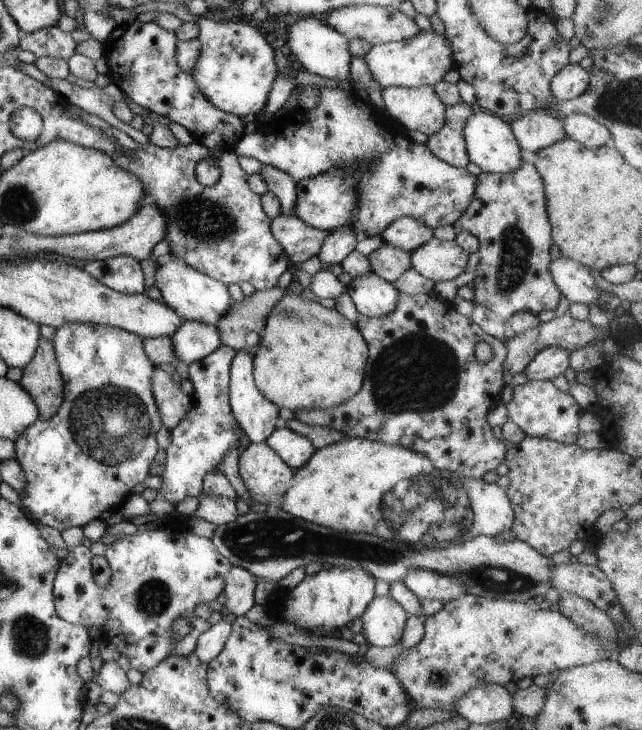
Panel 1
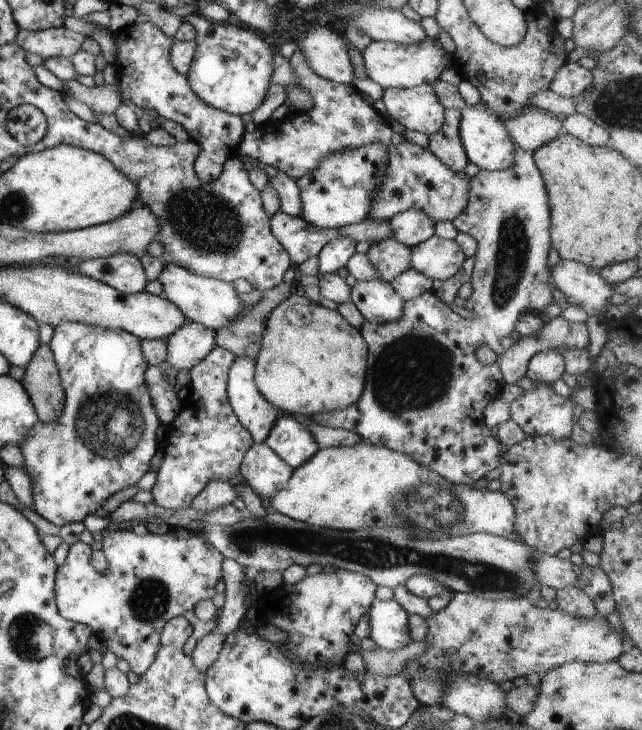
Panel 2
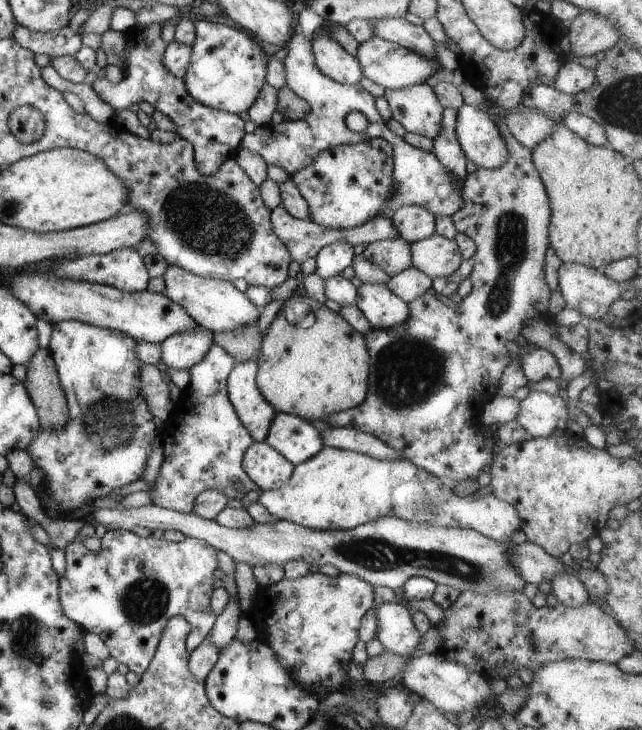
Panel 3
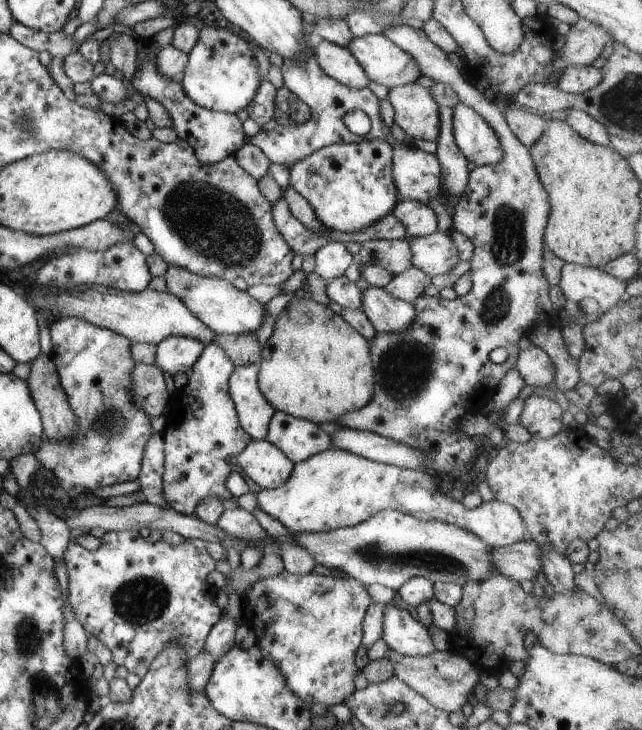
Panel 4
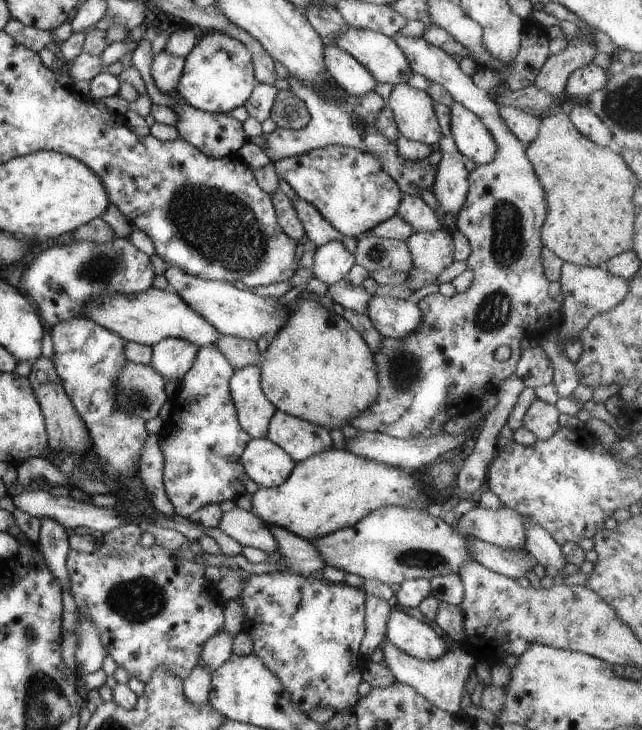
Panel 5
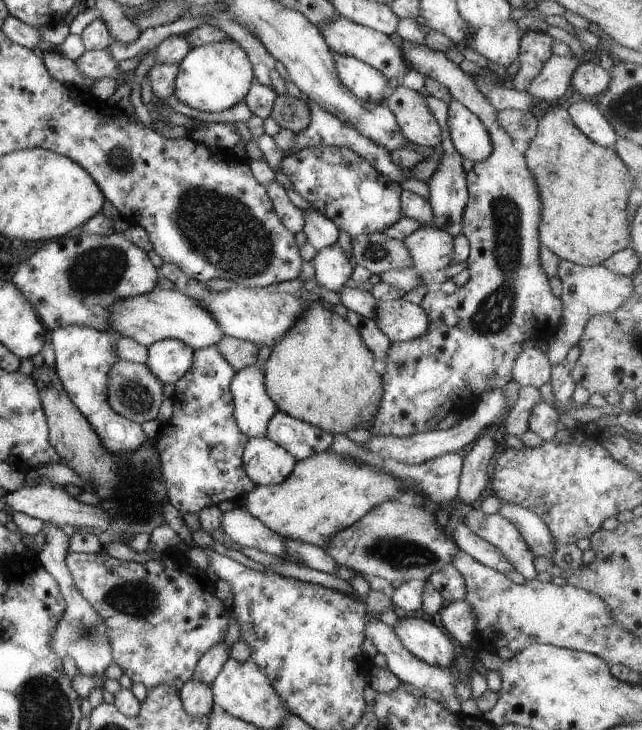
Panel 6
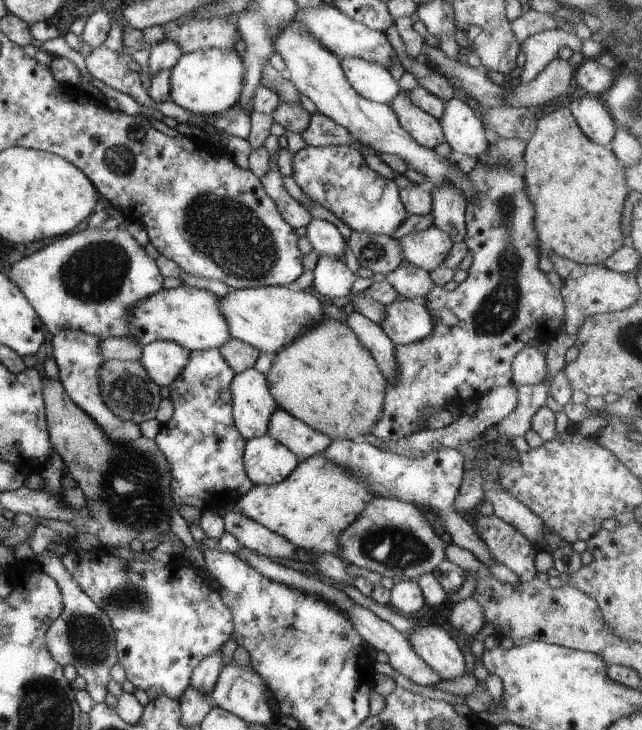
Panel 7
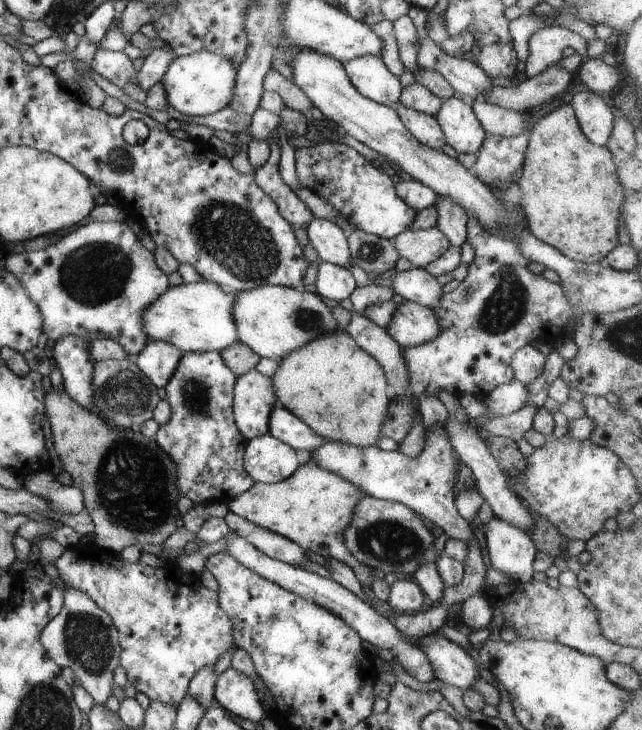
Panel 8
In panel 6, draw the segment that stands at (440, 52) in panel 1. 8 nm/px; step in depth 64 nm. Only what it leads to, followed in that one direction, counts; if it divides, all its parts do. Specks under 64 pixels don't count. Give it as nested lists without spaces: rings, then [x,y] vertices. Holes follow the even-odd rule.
[[[336,14],[332,20],[328,20],[326,24],[320,24],[319,30],[332,52],[338,52],[338,54],[344,54],[354,57],[356,60],[361,60],[368,64],[368,66],[380,70],[384,74],[384,78],[388,80],[398,78],[401,81],[411,70],[411,68],[406,66],[406,62],[404,62],[402,50],[396,44],[393,44],[387,34],[354,24],[354,22],[350,22],[350,20],[339,14]]]

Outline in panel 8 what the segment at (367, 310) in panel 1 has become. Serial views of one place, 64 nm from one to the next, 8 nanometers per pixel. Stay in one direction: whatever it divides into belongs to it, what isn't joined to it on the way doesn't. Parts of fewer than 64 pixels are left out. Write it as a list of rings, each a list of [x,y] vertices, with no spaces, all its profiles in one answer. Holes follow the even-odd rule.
[[[401,300],[386,332],[401,347],[410,348],[434,340],[440,334],[440,322],[431,308]]]

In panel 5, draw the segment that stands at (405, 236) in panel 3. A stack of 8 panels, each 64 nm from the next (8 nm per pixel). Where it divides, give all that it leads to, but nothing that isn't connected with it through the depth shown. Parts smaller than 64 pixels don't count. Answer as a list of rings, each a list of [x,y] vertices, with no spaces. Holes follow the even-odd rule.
[[[402,196],[396,216],[410,224],[416,232],[434,232],[442,229],[442,224],[435,210],[419,196]]]

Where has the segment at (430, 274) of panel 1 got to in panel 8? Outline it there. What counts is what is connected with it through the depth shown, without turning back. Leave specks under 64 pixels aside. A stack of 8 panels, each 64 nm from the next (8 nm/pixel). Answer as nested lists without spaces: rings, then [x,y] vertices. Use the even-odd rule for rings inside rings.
[[[436,227],[422,230],[406,229],[395,236],[394,242],[398,254],[411,262],[412,267],[420,268],[432,264],[451,246],[446,235]]]

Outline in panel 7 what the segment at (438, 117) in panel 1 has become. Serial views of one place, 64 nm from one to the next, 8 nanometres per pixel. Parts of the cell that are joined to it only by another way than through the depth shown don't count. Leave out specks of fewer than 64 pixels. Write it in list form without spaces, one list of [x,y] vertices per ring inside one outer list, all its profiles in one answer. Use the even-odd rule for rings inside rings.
[[[400,90],[398,96],[390,102],[390,108],[394,110],[400,126],[420,146],[434,149],[438,144],[446,142],[440,121],[428,112],[420,110],[418,106],[414,106],[412,100],[408,98],[408,92]]]

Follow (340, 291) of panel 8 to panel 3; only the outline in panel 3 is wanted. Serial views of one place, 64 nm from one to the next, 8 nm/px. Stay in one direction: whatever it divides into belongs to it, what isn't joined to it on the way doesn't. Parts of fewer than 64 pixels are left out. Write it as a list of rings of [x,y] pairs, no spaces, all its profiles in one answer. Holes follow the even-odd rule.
[[[342,242],[331,243],[322,248],[314,258],[316,260],[316,273],[323,279],[336,276],[344,268],[352,265],[354,258],[356,257],[350,244]]]

